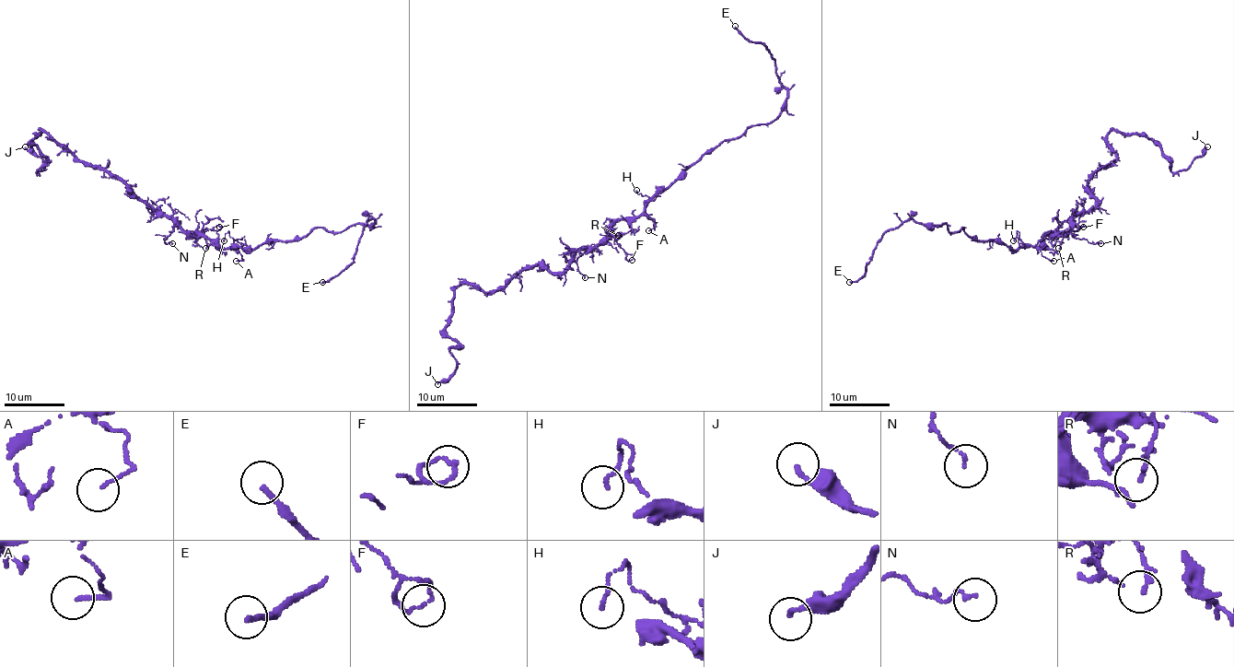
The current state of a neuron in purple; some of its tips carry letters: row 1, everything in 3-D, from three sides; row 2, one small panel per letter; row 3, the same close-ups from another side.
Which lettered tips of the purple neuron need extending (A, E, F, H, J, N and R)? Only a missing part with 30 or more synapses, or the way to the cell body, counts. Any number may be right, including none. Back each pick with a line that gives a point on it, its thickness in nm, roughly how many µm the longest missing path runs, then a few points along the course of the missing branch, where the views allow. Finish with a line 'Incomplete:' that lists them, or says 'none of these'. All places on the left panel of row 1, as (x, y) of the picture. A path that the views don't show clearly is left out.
E: place (322, 282); calibre 170 nm; missing 7 µm; course (322, 282), (307, 289), (307, 304)
Incomplete: E

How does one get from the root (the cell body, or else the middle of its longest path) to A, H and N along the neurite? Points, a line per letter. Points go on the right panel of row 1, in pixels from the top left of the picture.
A: (1051, 233), (1043, 238), (1039, 250), (1045, 257), (1053, 261)
H: (1051, 233), (1043, 238), (1043, 243), (1039, 248), (1027, 247), (1019, 239), (1018, 231), (1013, 240)
N: (1051, 233), (1066, 233), (1072, 227), (1071, 233), (1074, 238), (1100, 243)

